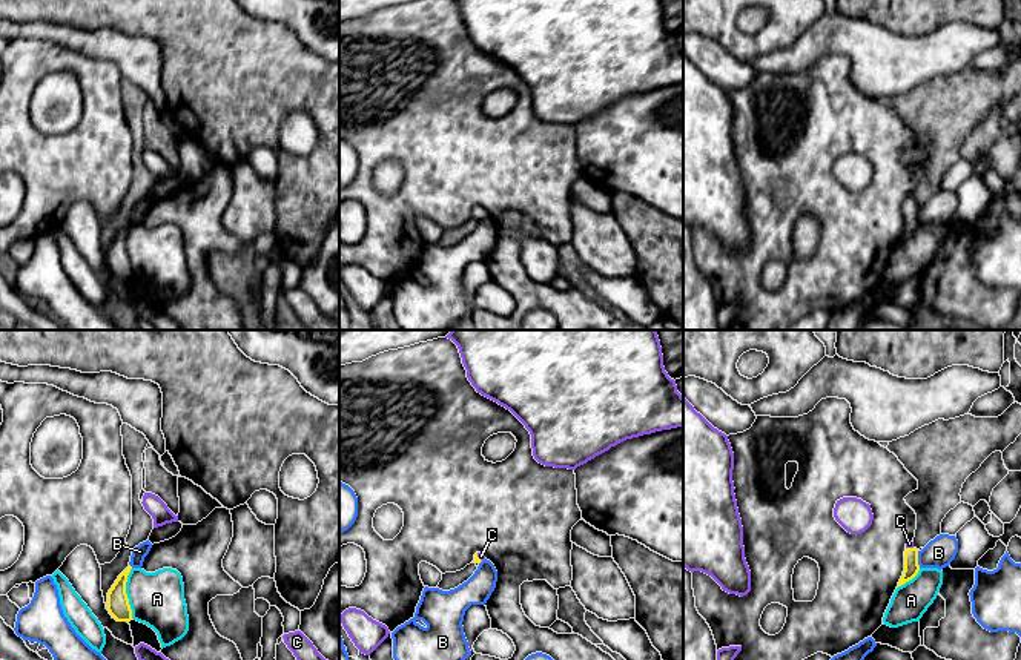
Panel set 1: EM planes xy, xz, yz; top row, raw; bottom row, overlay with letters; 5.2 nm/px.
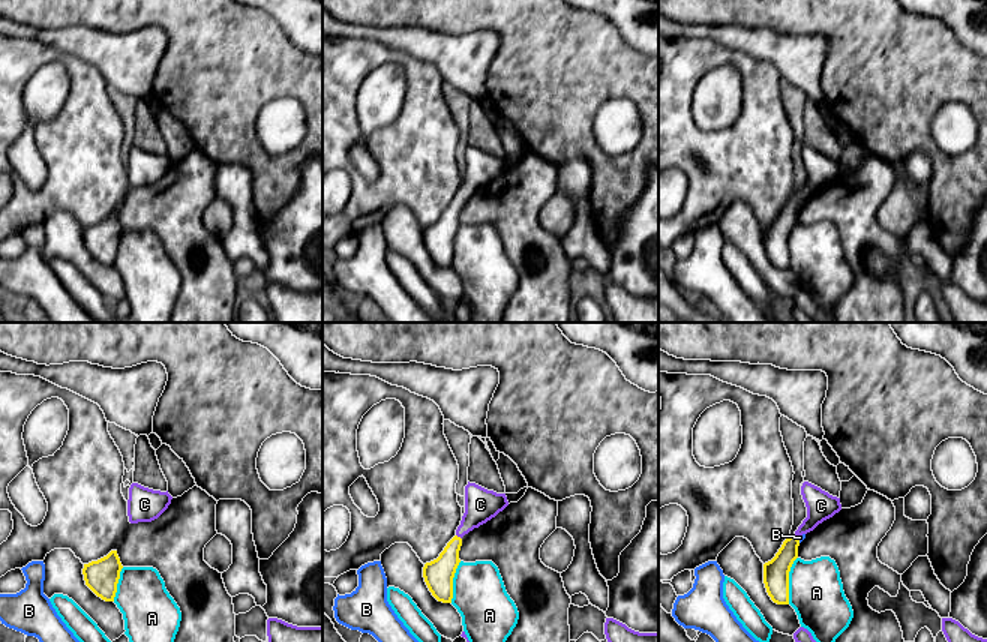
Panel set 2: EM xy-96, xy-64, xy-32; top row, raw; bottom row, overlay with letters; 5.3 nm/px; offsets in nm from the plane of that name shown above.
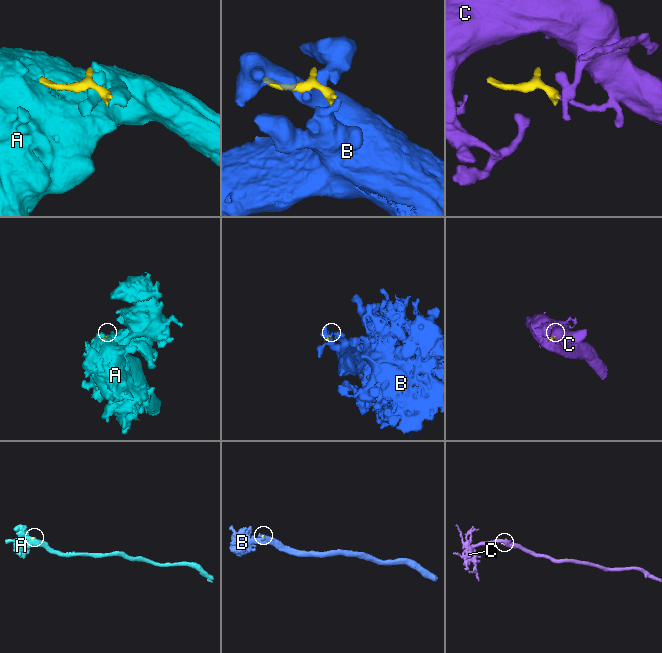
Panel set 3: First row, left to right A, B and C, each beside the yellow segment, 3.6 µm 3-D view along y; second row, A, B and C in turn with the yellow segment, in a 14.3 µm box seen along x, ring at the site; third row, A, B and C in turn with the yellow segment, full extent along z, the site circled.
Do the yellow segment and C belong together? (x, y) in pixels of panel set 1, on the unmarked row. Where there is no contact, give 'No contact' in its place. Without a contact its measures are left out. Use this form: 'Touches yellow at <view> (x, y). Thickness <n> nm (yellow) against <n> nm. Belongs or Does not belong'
Touches yellow at xz (478, 214). Thickness 30 nm (yellow) against 40 nm. Belongs

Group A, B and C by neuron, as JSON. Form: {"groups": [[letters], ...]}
{"groups": [["A"], ["B"], ["C"]]}

